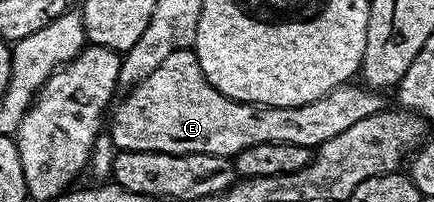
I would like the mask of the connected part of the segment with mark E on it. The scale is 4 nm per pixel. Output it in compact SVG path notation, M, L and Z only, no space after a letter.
M193 50L168 53L164 61L155 71L148 73L144 81L129 88L122 100L117 100L108 119L108 134L118 151L147 151L148 153L172 153L173 155L224 155L233 157L244 149L252 149L256 145L283 143L284 145L304 145L317 149L324 141L332 141L344 129L356 125L356 121L364 121L364 117L372 117L383 110L384 103L377 90L351 81L332 89L324 97L316 101L308 101L308 105L295 107L261 107L259 103L241 103L232 97L224 97L220 89L216 89L204 77L204 69L200 69L200 61Z

